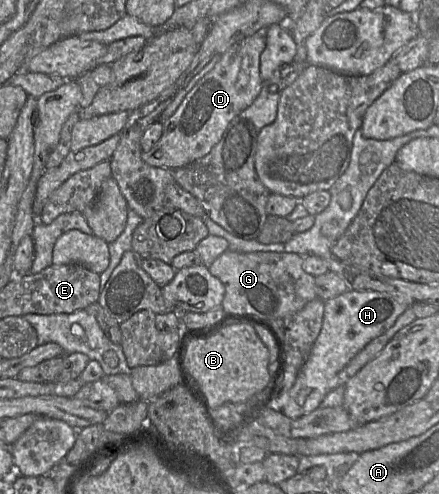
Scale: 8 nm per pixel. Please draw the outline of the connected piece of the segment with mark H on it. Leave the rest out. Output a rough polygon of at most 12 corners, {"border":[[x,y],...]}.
{"border":[[348,290],[322,328],[281,412],[316,410],[333,379],[408,306]]}

